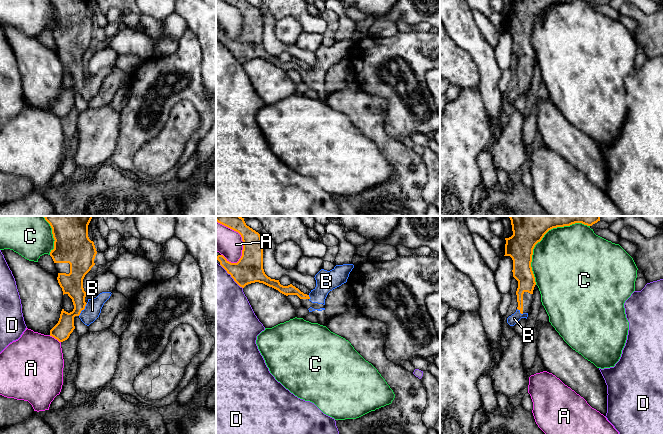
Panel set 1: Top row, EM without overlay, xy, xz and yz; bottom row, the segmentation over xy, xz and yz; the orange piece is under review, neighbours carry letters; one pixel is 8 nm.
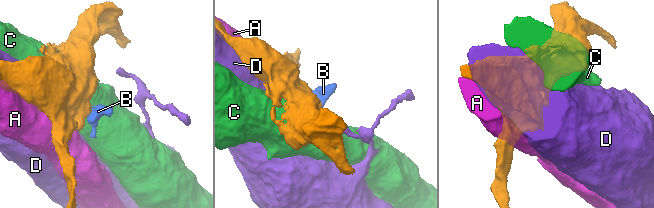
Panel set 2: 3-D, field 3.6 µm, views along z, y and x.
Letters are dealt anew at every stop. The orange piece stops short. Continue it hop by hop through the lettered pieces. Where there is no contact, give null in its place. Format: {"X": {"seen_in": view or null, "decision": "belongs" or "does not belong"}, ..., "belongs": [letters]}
{"A": {"seen_in": "xz", "decision": "does not belong"}, "B": {"seen_in": "xy", "decision": "belongs"}, "C": {"seen_in": "yz", "decision": "does not belong"}, "D": {"seen_in": "xz", "decision": "does not belong"}, "belongs": ["B"]}

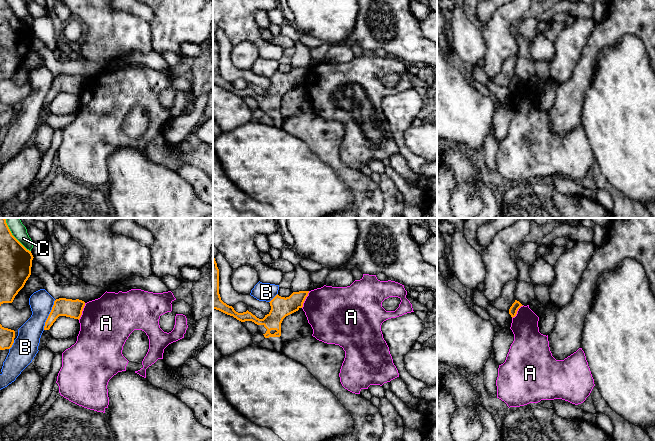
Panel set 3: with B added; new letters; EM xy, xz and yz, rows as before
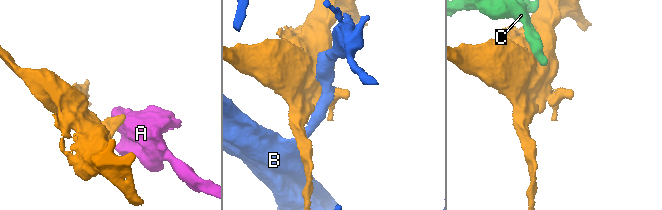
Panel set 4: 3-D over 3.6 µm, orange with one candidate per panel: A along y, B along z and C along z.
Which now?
{"A": {"seen_in": "xy", "decision": "does not belong"}, "B": {"seen_in": "xy", "decision": "does not belong"}, "C": {"seen_in": "xy", "decision": "does not belong"}, "belongs": []}

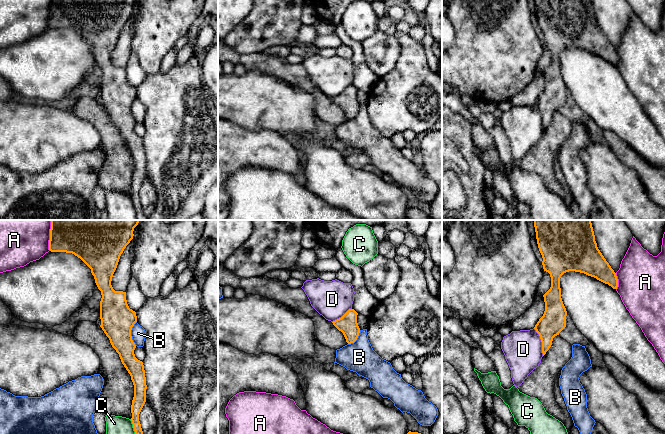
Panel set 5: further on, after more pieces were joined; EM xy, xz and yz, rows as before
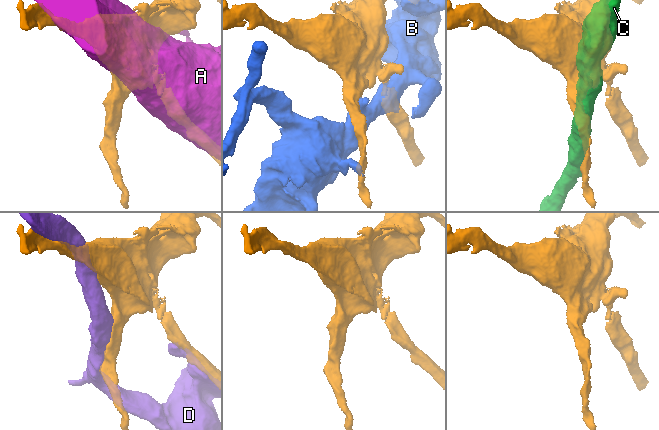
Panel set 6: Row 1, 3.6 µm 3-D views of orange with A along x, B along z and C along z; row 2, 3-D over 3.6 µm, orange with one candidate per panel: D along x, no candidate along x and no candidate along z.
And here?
{"A": {"seen_in": "xy", "decision": "does not belong"}, "B": {"seen_in": "xy", "decision": "does not belong"}, "C": {"seen_in": "xy", "decision": "does not belong"}, "D": {"seen_in": "yz", "decision": "does not belong"}, "belongs": []}

